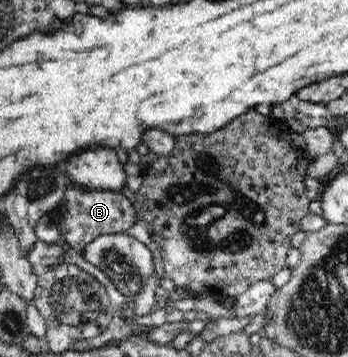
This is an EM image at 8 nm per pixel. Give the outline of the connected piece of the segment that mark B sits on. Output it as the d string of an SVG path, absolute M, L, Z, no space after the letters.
M69 187L62 201L65 209L54 213L54 220L69 248L85 248L95 237L99 237L98 235L126 232L136 222L135 209L122 193Z

